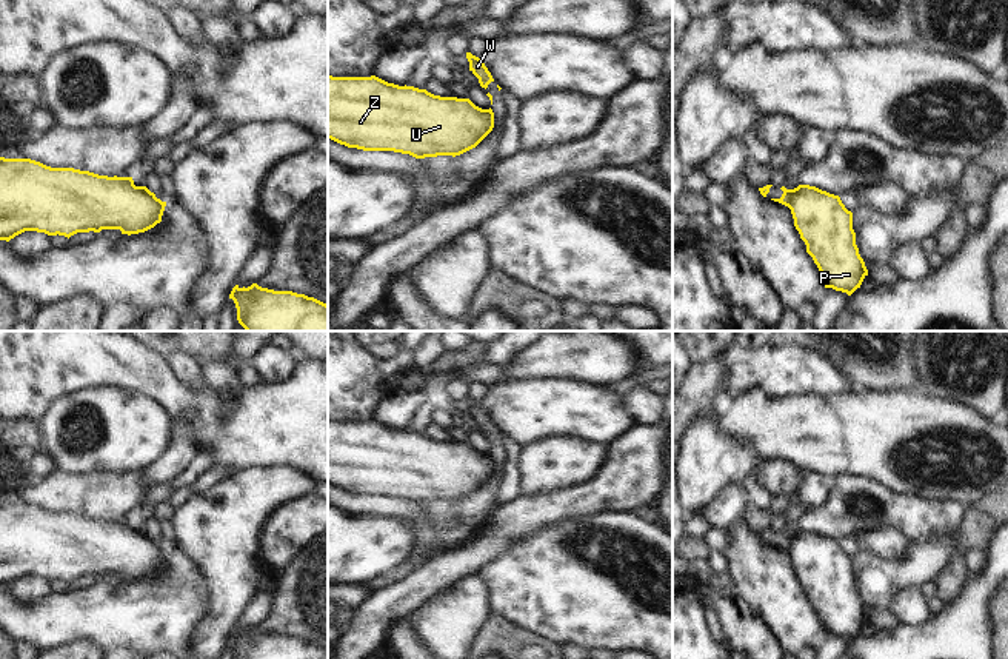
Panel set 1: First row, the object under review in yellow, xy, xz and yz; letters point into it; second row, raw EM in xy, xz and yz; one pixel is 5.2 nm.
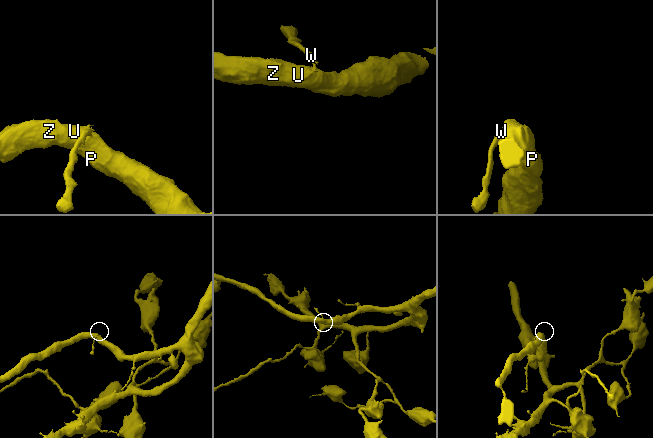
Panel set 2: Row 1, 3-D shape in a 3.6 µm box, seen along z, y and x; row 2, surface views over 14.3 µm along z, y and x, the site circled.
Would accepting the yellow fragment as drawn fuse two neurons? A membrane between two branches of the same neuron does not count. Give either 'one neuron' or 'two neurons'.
two neurons

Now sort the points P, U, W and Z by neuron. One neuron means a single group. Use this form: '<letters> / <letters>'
P U Z / W

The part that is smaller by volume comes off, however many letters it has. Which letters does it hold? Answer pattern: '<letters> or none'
W

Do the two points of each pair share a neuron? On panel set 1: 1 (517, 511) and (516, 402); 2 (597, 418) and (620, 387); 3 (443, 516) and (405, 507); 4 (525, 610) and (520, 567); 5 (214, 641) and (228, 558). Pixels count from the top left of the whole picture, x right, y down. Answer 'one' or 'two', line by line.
1: two
2: two
3: two
4: one
5: one

